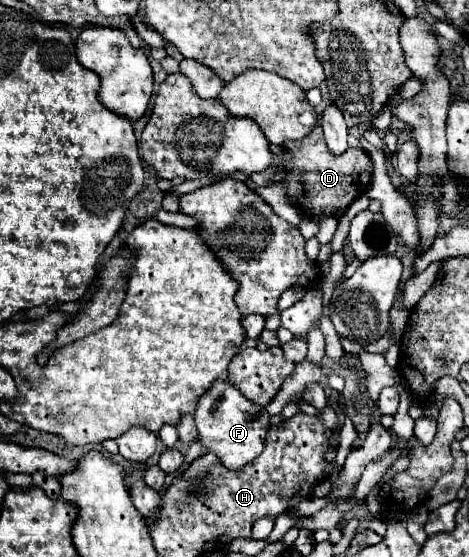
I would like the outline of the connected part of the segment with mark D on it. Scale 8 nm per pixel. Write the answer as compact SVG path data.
M317 125L307 137L297 141L287 141L285 147L291 151L293 159L285 167L281 163L279 171L275 173L273 181L287 181L287 193L301 209L301 213L311 215L313 219L321 219L325 215L341 217L351 201L365 193L371 175L373 163L367 153L360 148L348 147L341 155L333 155L323 139L323 129Z

